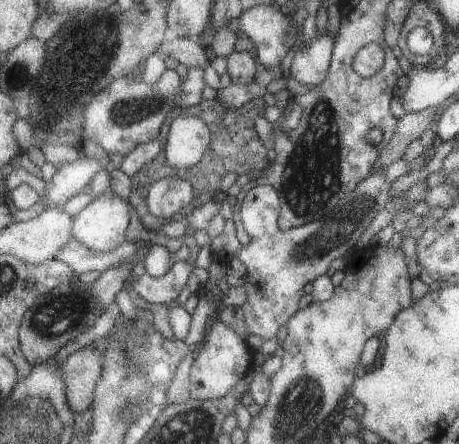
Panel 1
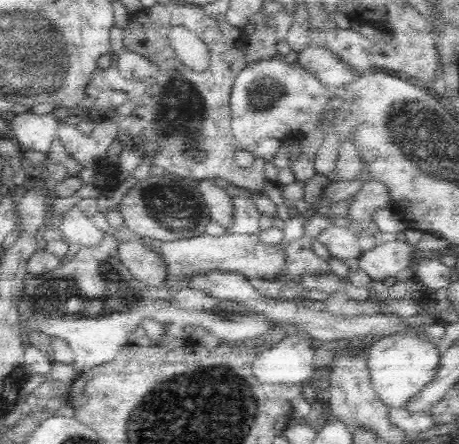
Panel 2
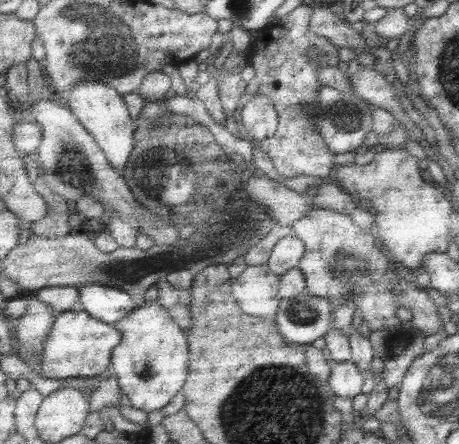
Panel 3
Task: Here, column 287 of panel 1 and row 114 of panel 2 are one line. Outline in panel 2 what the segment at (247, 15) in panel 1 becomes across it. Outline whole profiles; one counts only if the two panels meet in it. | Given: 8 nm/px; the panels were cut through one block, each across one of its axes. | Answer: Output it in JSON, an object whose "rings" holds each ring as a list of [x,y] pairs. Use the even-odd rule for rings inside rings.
{"rings":[[[24,112],[18,116],[10,116],[8,130],[10,130],[12,140],[16,140],[16,146],[50,154],[50,146],[56,140],[58,122],[60,120],[56,120],[52,114],[36,116],[36,114]]]}

